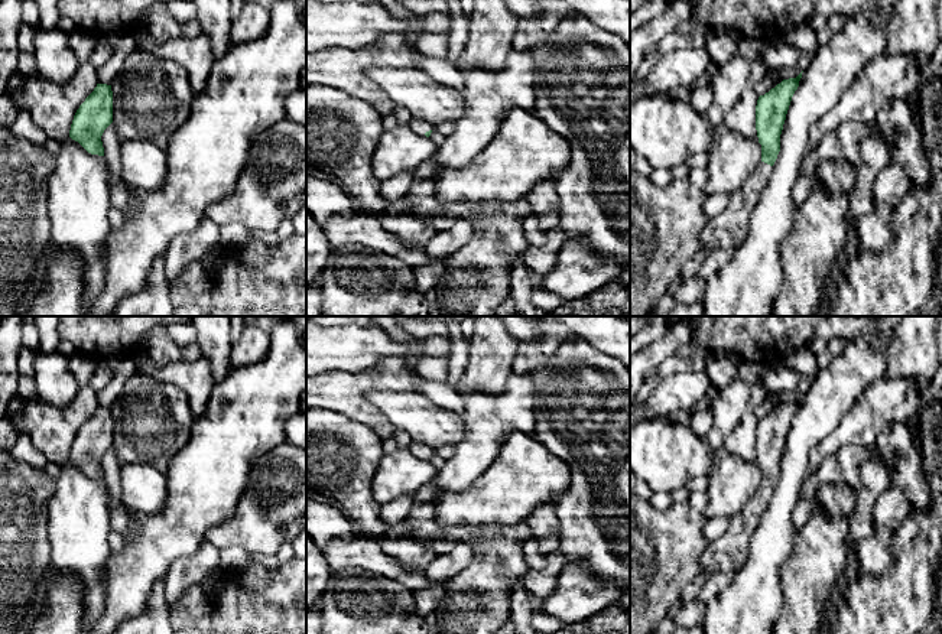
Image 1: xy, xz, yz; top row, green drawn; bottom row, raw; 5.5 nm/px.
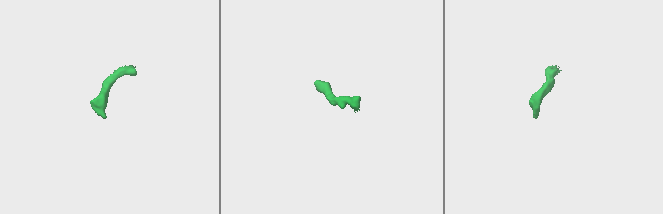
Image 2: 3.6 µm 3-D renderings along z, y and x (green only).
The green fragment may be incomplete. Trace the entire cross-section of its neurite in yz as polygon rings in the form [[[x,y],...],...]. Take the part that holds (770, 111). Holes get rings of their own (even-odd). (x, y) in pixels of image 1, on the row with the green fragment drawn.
[[[802,72],[796,78],[783,79],[769,92],[759,97],[756,130],[761,144],[761,162],[743,188],[730,196],[728,205],[705,224],[699,243],[702,247],[708,247],[711,253],[721,248],[737,248],[746,240],[750,215],[770,179],[773,165],[780,152],[780,134],[800,78]]]

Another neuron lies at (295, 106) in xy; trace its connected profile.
[[[299,88],[285,103],[286,118],[306,127],[306,92]]]

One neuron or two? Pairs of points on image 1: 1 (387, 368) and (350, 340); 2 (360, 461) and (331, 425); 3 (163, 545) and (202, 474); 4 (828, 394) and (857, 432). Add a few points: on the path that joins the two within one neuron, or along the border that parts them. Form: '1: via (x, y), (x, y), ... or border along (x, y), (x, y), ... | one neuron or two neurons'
1: border along (412, 366), (385, 357), (347, 374) | two neurons
2: via (351, 452), (333, 433) | one neuron
3: via (181, 527), (202, 491) | one neuron
4: border along (866, 389), (840, 423), (822, 441) | two neurons

